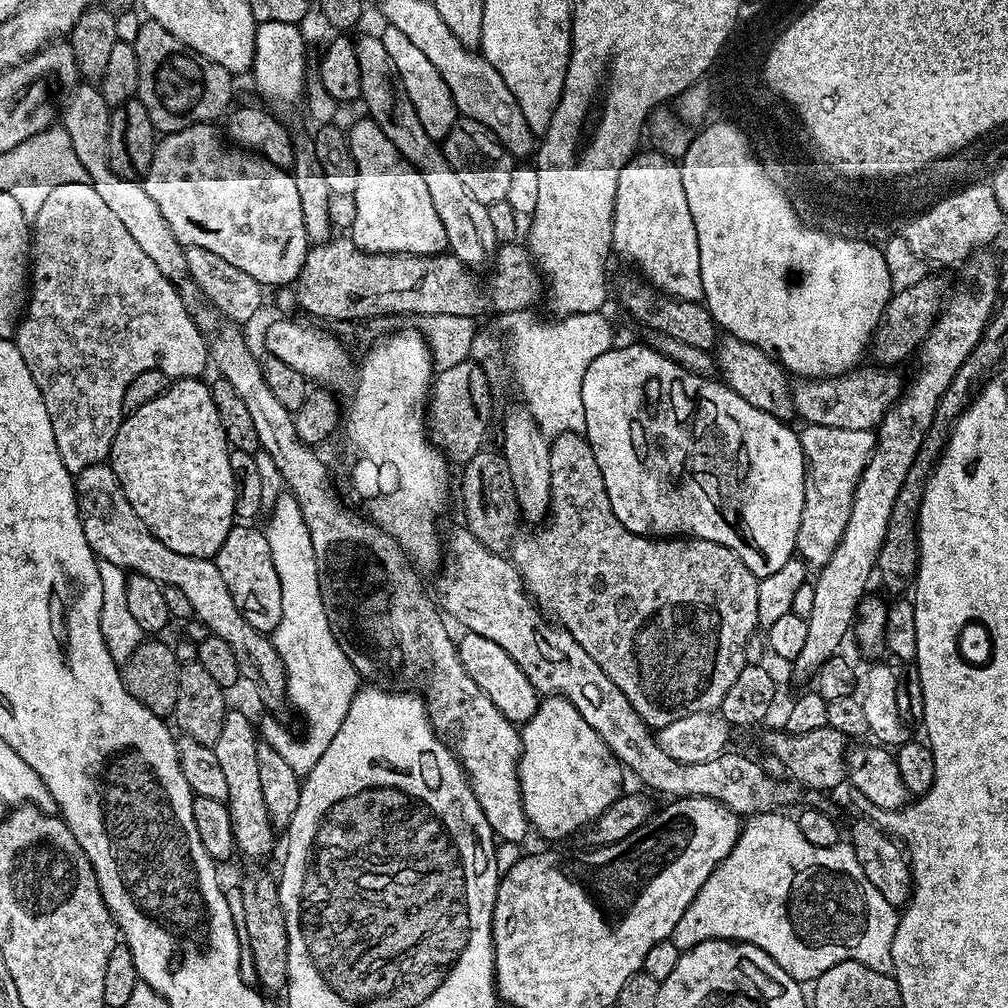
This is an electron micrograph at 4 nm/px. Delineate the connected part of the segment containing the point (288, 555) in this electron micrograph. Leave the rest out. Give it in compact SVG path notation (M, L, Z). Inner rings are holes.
M284 491L272 503L267 516L268 528L263 529L263 534L266 542L270 542L270 554L274 558L274 570L278 570L278 582L282 582L282 622L278 632L288 640L304 640L304 644L280 642L276 644L276 649L288 679L287 703L292 703L300 711L308 733L304 740L295 740L278 721L268 720L264 728L262 724L262 740L274 746L274 750L282 754L286 766L303 778L310 770L314 770L326 746L330 746L334 734L338 734L350 710L350 702L361 687L362 677L350 658L346 658L342 646L338 646L332 633L332 623L326 618L310 530L306 530L306 518L302 518L302 510L292 493Z

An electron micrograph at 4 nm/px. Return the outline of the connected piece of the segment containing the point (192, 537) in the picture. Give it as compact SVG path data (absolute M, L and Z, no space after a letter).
M200 378L177 379L175 382L169 383L165 392L158 398L154 398L154 402L146 402L146 406L138 406L138 410L127 413L120 421L118 434L114 434L110 467L114 470L130 506L134 506L134 514L138 514L138 518L142 518L142 522L148 527L149 532L156 535L162 542L166 542L166 546L170 546L170 550L178 550L178 554L190 554L194 558L211 560L218 554L222 542L226 542L226 534L230 534L230 530L234 527L236 483L234 474L230 474L230 458L228 457L230 445L222 430L222 422L218 422L218 406L214 406L211 387L207 383L203 384L204 382Z

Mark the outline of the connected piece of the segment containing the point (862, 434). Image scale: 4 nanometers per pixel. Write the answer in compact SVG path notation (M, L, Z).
M817 424L807 425L803 429L804 433L799 433L798 448L802 453L802 459L806 465L804 474L804 505L802 506L802 522L798 522L798 538L796 539L796 551L799 559L803 560L805 565L811 566L813 569L819 570L824 567L824 564L830 558L830 554L834 554L834 550L838 546L838 542L842 538L842 534L846 530L846 522L850 518L850 510L852 509L852 499L854 498L854 490L856 483L860 481L862 470L868 464L868 459L871 458L872 452L876 449L876 432L867 432L866 430L838 430L834 426L818 426Z

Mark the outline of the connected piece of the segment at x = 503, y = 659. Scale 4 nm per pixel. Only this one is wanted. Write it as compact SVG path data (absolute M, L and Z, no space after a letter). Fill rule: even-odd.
M465 631L463 635L458 640L460 661L466 674L470 674L474 682L478 682L478 690L482 690L482 694L486 694L486 698L490 698L490 702L494 702L494 706L502 710L510 723L523 726L530 718L534 718L542 696L532 685L530 678L522 674L518 662L514 662L514 658L510 658L510 654L502 650L502 646L490 642L490 638L482 638L482 634Z

